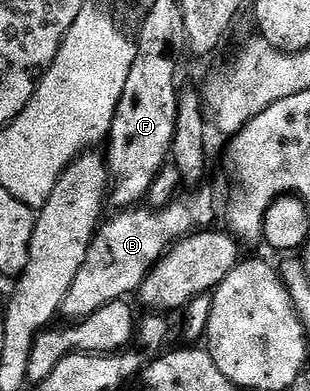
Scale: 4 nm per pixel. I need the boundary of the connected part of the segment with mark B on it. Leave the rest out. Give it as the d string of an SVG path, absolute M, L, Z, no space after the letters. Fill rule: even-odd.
M203 189L187 192L191 194L180 193L170 204L158 207L158 209L123 208L116 213L119 214L116 218L109 219L110 217L108 217L95 231L95 238L85 256L85 264L81 264L81 272L77 272L77 280L73 280L73 288L69 288L69 296L65 296L61 311L62 317L71 318L67 320L82 320L88 318L93 312L97 312L97 308L101 308L105 304L118 302L134 295L145 280L147 273L158 264L171 243L196 233L200 228L210 227L214 223L211 221L215 218L215 194L211 190Z

